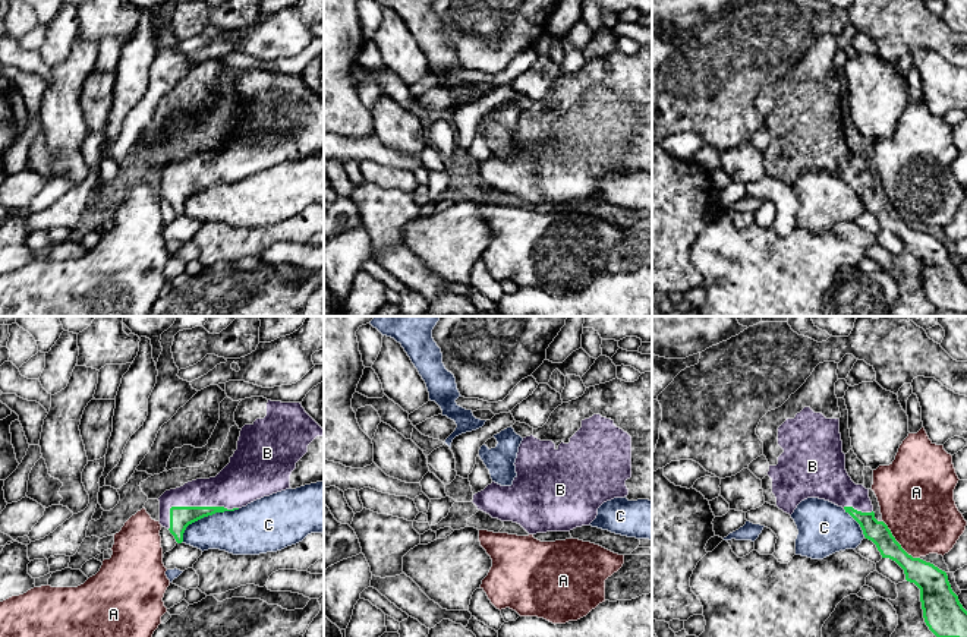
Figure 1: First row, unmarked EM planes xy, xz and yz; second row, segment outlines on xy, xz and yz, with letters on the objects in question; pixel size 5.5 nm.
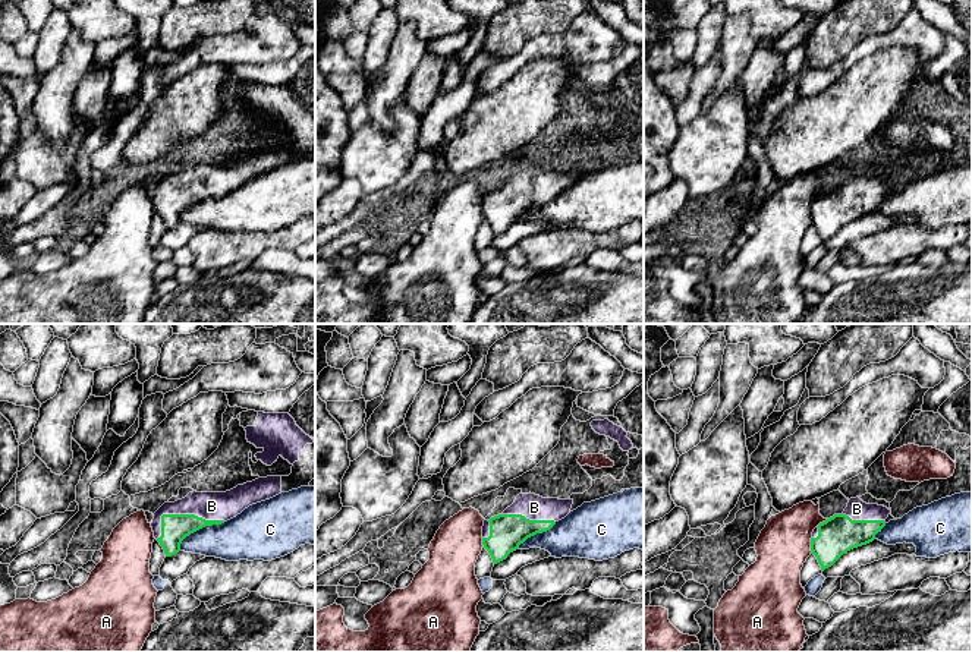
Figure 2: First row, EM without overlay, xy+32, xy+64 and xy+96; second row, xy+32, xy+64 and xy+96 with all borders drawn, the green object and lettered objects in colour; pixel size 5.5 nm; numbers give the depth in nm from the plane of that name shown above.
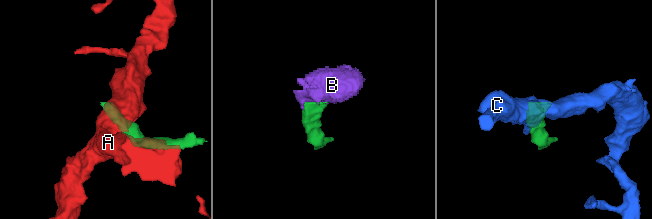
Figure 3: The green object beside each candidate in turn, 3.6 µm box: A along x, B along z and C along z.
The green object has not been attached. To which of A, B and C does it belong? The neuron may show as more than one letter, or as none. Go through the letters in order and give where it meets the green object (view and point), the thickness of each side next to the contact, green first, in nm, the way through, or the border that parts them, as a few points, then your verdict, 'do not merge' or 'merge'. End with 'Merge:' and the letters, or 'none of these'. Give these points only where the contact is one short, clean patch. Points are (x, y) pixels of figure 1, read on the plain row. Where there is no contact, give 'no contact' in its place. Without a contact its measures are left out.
A: yz (897, 214) | 150/400 nm | do not merge
B: xy (194, 179) | 120/220 nm | across xy (180, 189), (194, 179), (233, 158) | merge
C: xy (205, 188) | 120/260 nm | do not merge
Merge: B

